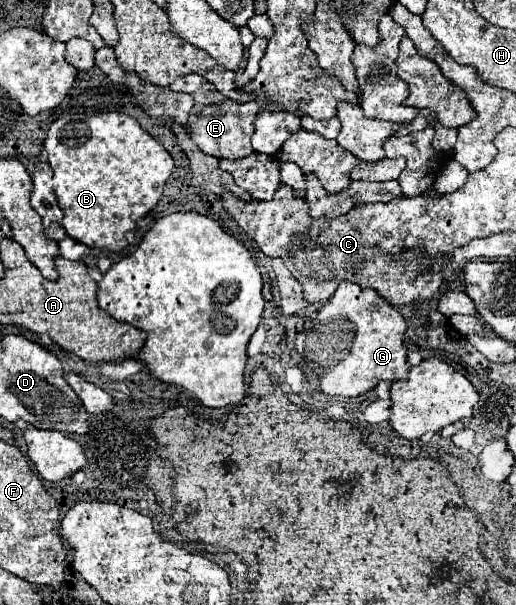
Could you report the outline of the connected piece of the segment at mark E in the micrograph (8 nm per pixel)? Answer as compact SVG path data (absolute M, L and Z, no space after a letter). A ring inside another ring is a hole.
M187 74L179 80L175 80L171 86L171 90L179 90L179 92L187 92L193 96L195 104L191 108L189 114L189 122L187 122L187 130L193 138L193 142L205 152L211 154L215 158L245 158L253 152L251 148L251 134L253 134L253 120L259 114L263 102L261 100L253 100L253 102L231 102L227 96L219 94L203 76L199 74Z

